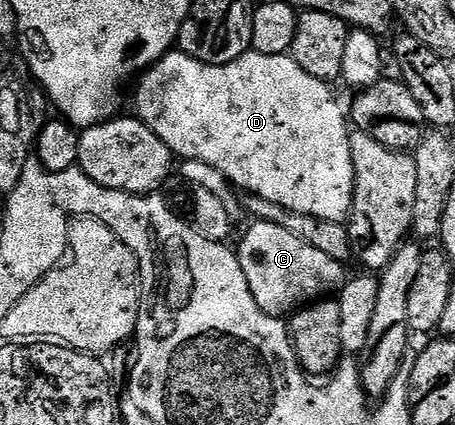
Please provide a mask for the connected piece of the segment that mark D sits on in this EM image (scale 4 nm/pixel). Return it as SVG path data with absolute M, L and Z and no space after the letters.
M172 49L163 58L159 59L151 68L138 76L135 87L135 111L134 114L143 122L146 127L151 127L165 141L172 156L180 160L193 159L205 161L205 165L213 165L221 174L231 182L232 187L242 189L244 192L257 197L265 197L265 201L273 201L273 205L281 205L290 211L305 213L309 217L321 217L325 221L344 222L351 213L351 202L355 192L355 170L353 169L353 153L351 152L352 132L349 128L349 119L339 108L335 100L332 88L322 83L317 77L305 73L301 65L291 58L290 54L285 55L262 55L256 51L248 51L246 55L237 57L237 61L229 61L225 65L209 65L189 57L184 51Z

